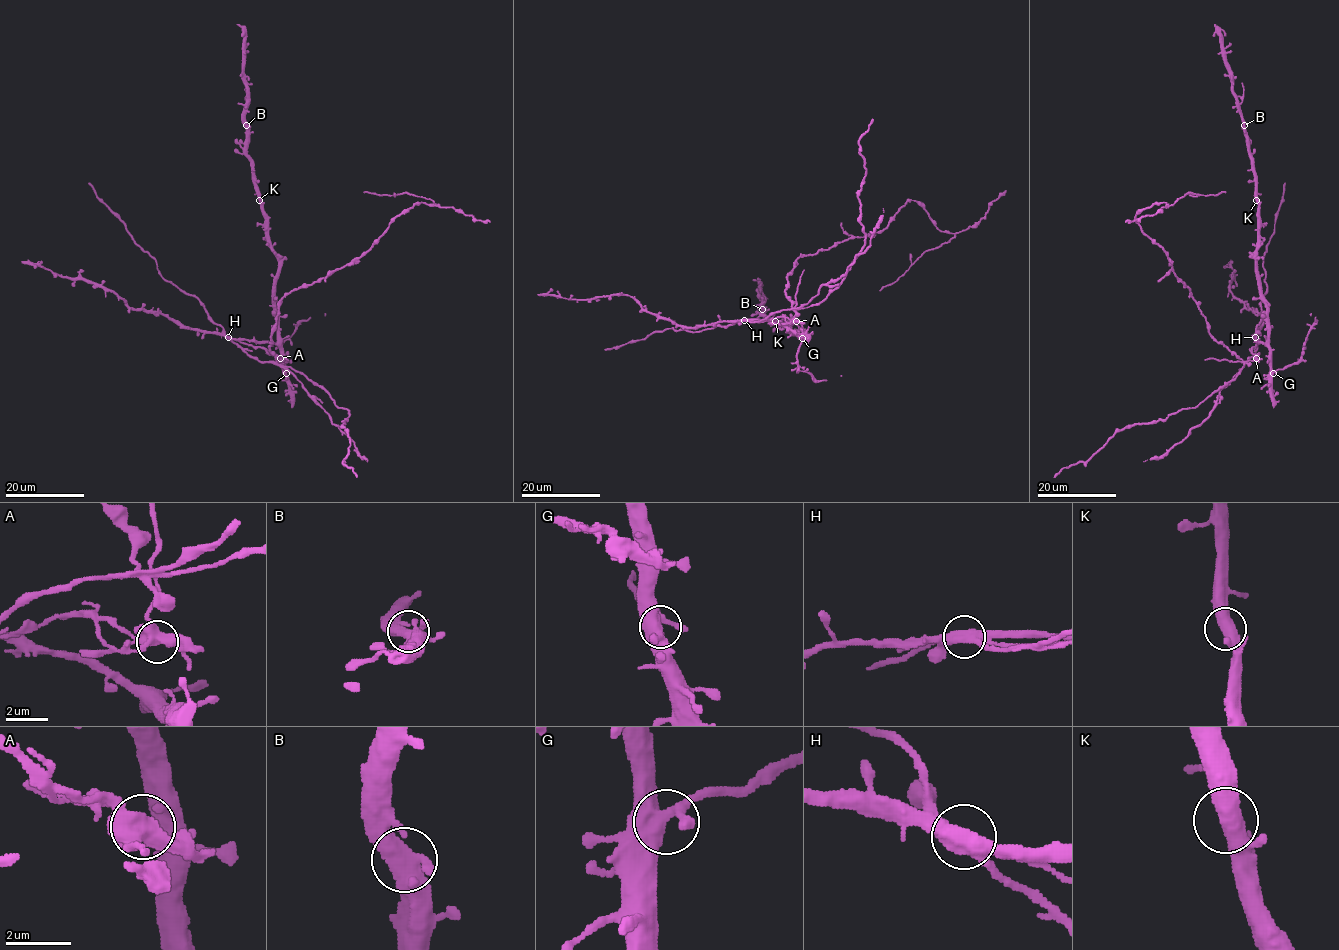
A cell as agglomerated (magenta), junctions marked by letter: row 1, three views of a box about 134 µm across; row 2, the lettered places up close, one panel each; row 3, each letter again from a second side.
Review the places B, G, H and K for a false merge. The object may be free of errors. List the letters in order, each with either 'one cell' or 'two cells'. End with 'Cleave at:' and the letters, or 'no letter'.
B: one cell
G: one cell
H: two cells
K: one cell
Cleave at: H

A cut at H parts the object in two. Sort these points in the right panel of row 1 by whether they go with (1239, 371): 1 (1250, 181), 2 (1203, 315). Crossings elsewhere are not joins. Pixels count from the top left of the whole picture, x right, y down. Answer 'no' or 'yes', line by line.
1: no
2: yes

